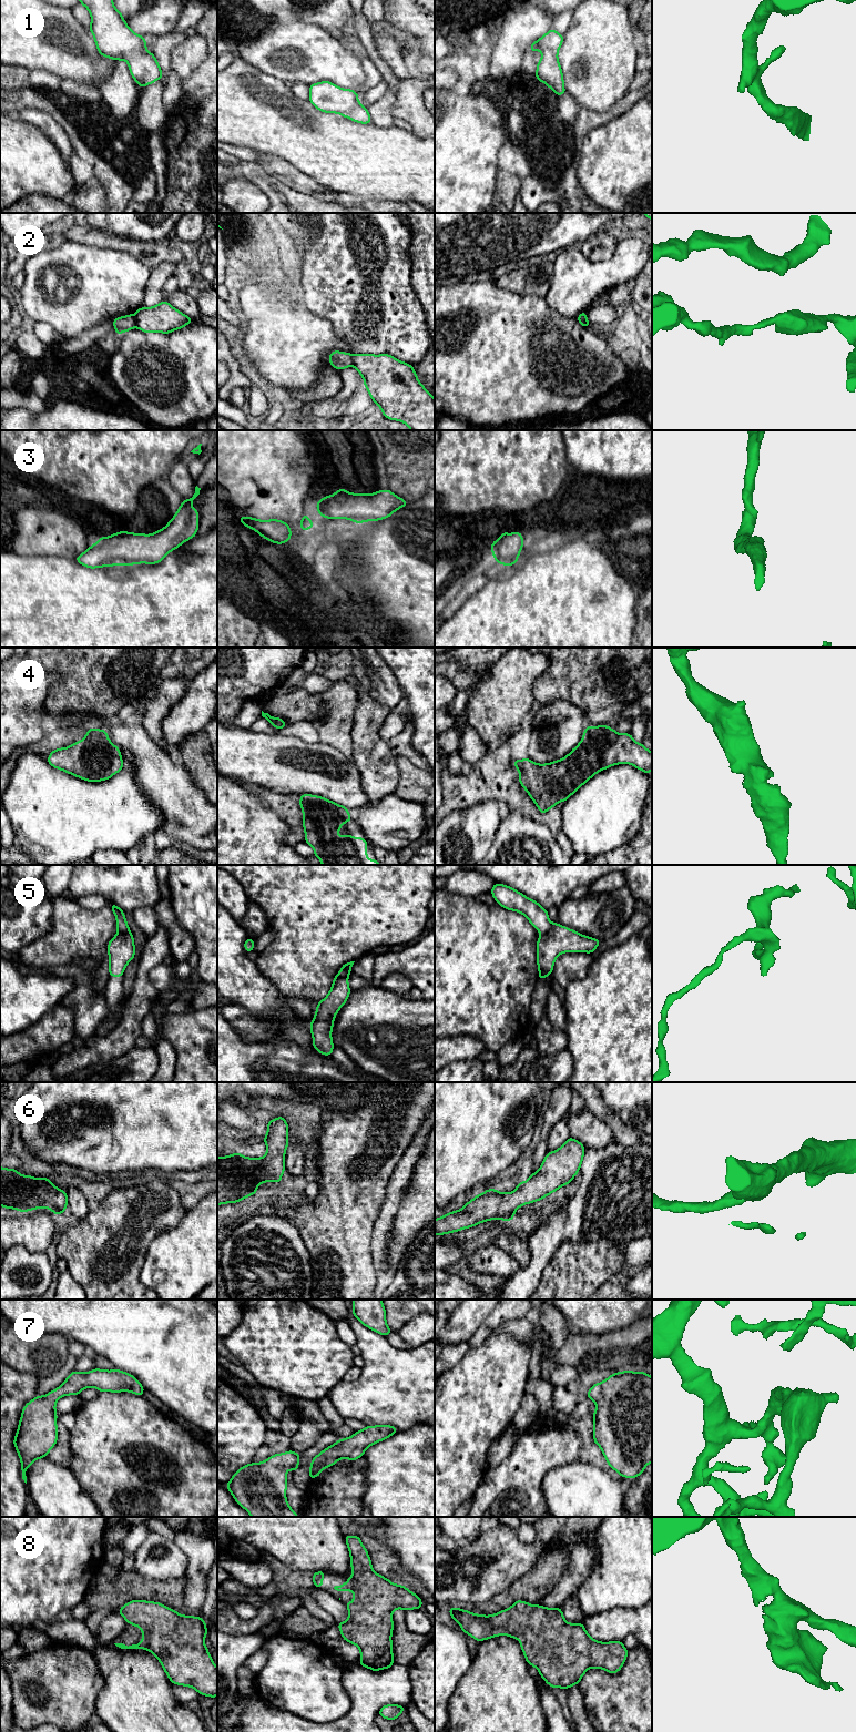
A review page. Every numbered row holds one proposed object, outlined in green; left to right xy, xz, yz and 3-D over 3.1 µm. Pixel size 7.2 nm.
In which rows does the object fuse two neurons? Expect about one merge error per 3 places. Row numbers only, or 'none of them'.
2, 5

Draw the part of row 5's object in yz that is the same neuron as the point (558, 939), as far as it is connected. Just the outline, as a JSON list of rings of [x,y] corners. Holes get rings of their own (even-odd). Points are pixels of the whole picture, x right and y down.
[[[558,923],[551,925],[547,933],[542,933],[537,943],[537,965],[539,979],[552,975],[557,957],[563,952],[592,954],[601,940],[591,938],[569,929]]]

